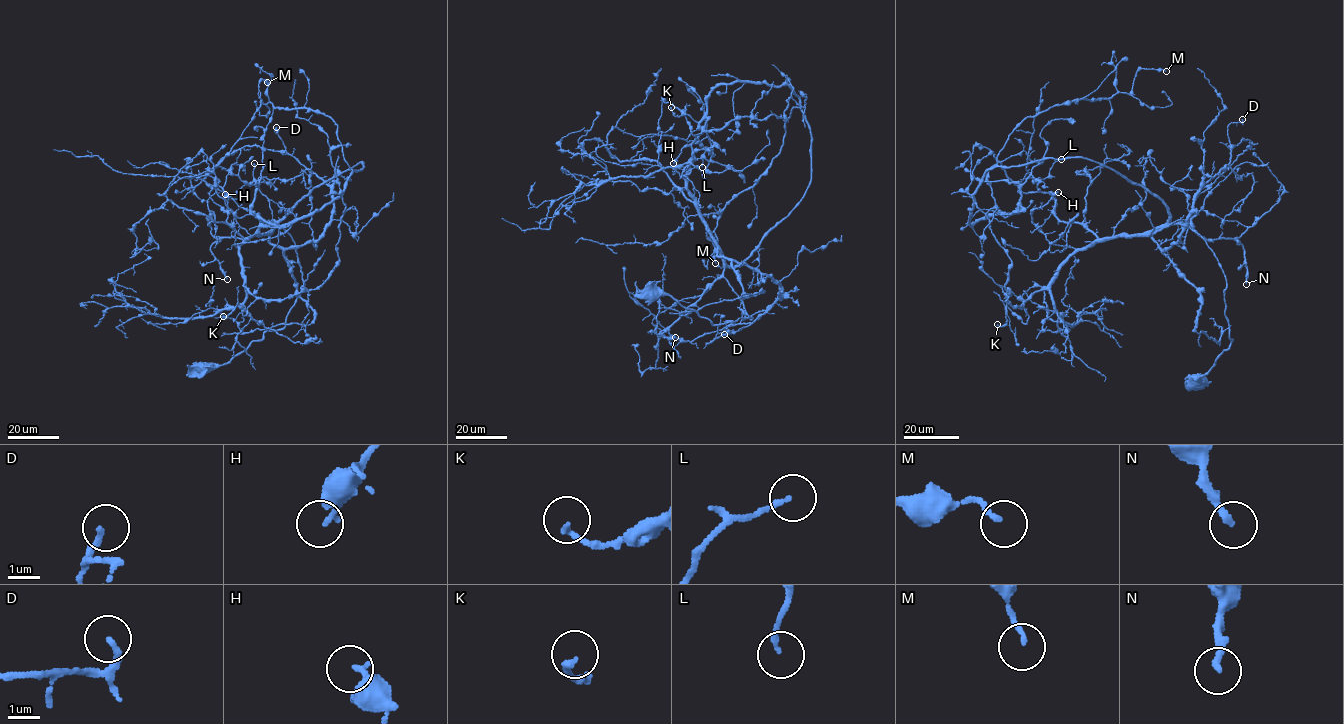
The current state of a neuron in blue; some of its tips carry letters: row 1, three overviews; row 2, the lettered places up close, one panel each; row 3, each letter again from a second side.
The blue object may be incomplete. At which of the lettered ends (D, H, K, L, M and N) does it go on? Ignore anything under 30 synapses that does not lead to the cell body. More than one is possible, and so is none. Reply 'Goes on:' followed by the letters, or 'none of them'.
Goes on: N

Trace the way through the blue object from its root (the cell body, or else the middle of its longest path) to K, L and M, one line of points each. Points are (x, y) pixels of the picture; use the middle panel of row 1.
K: (651, 294), (714, 325), (752, 318), (687, 187), (703, 131), (671, 107)
L: (651, 294), (714, 325), (752, 318), (723, 269), (808, 185), (801, 100), (719, 84), (702, 167)
M: (651, 294), (714, 325), (752, 318), (723, 269), (808, 185), (799, 107), (770, 166), (706, 233), (715, 263)

